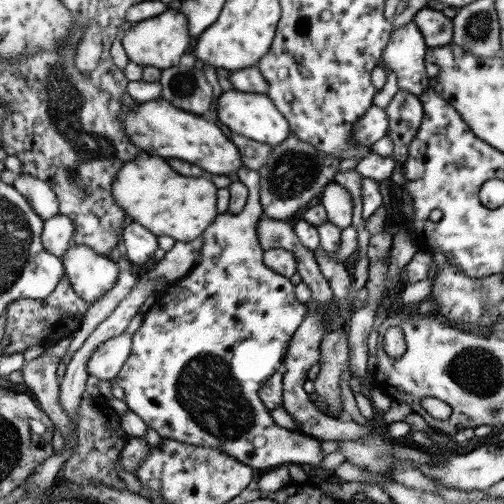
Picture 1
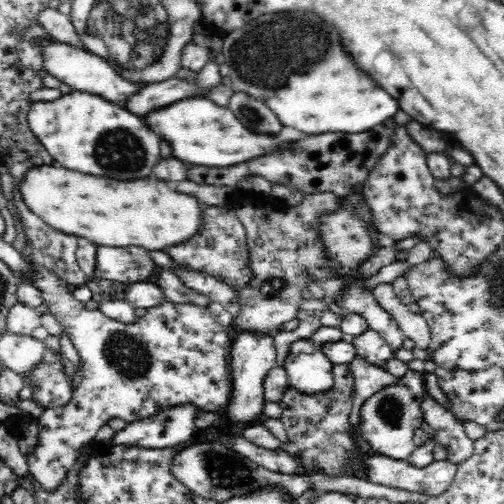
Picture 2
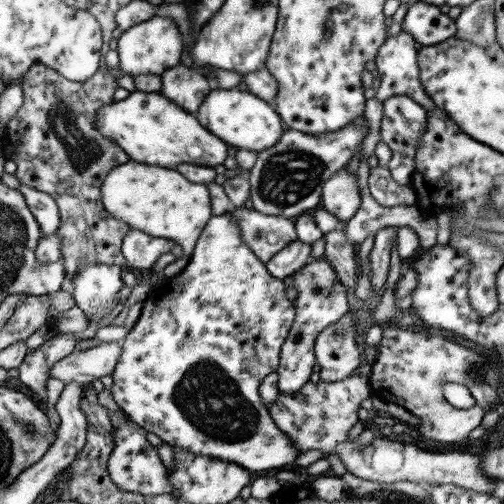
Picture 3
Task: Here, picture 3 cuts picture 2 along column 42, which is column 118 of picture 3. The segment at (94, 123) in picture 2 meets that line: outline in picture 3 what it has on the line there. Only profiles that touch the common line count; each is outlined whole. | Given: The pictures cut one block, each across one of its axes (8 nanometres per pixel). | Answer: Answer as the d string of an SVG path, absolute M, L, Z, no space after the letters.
M133 92L121 104L113 102L95 112L95 126L101 136L111 138L129 160L137 160L147 166L175 168L181 162L197 164L197 166L215 166L225 162L227 146L209 134L195 118L183 112L175 102L159 96L159 92Z

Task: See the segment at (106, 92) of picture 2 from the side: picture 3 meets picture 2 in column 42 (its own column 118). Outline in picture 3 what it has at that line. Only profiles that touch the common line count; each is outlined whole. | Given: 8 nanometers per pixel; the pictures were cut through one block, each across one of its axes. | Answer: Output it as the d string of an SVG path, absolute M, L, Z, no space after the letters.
M151 18L141 24L135 24L133 28L125 30L117 38L117 56L119 56L119 70L127 72L131 78L137 74L157 74L161 76L169 68L177 66L185 58L183 54L185 36L179 34L177 26L167 18Z

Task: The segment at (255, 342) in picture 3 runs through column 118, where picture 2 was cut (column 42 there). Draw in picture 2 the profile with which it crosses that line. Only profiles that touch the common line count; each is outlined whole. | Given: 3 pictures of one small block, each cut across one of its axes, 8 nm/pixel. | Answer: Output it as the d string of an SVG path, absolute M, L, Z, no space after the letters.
M46 350L42 362L28 374L22 374L24 386L32 388L32 400L38 402L44 410L64 408L74 398L74 386L64 374L62 356Z

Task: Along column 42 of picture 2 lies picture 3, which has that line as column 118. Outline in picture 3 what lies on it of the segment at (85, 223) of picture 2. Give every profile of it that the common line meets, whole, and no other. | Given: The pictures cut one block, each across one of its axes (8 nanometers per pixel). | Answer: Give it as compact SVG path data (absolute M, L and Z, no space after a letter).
M135 162L119 164L117 168L107 172L99 190L103 208L115 220L125 222L129 230L141 230L151 238L173 240L181 246L183 256L179 262L175 262L175 266L165 268L165 278L173 278L183 270L197 238L201 236L207 220L213 216L207 188L203 184L191 184L189 180L179 176L179 172L167 168L151 168Z

